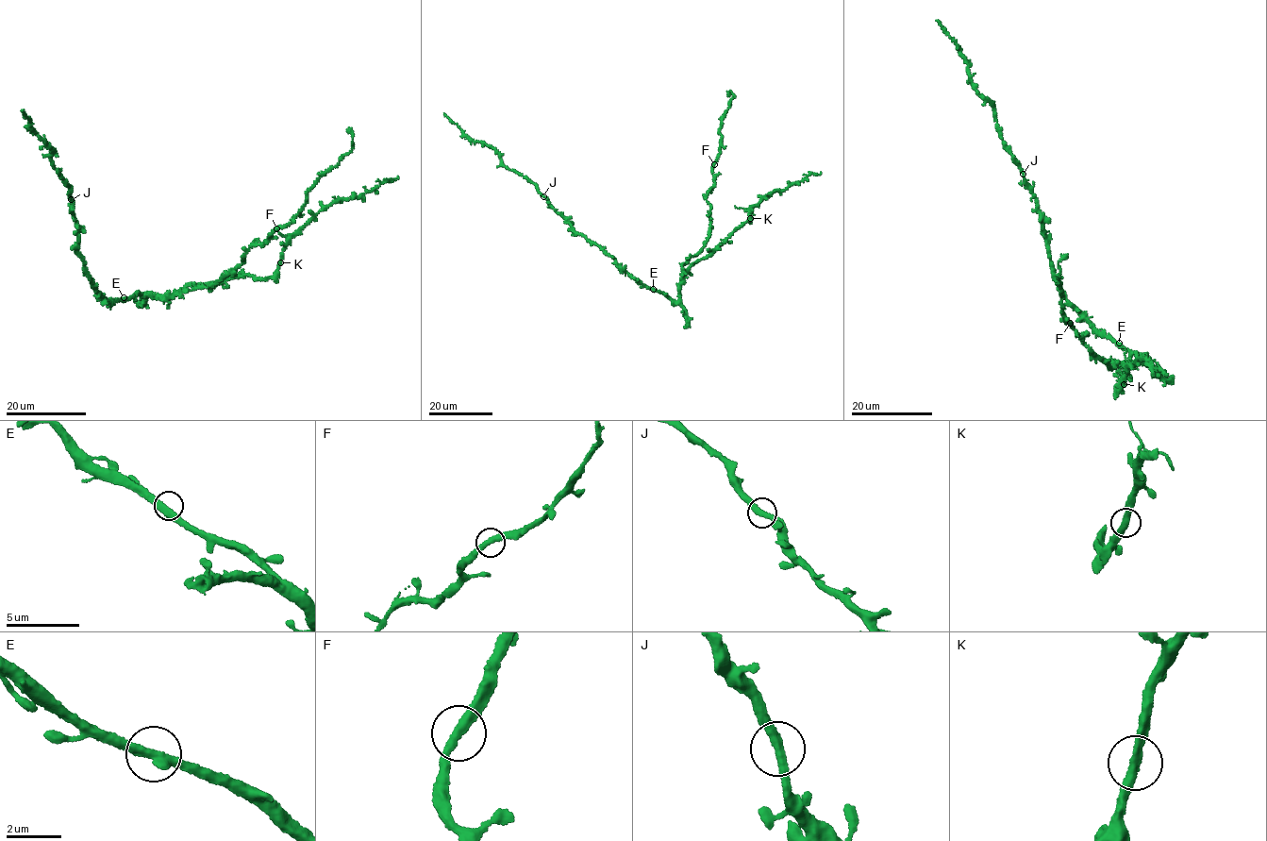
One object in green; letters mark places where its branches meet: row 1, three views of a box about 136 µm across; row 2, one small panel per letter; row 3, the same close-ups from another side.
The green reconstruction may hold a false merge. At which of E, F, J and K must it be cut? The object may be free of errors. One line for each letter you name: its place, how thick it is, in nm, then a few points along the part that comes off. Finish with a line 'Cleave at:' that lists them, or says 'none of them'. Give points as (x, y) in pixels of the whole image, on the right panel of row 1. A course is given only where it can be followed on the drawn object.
Cleave at: none of them

